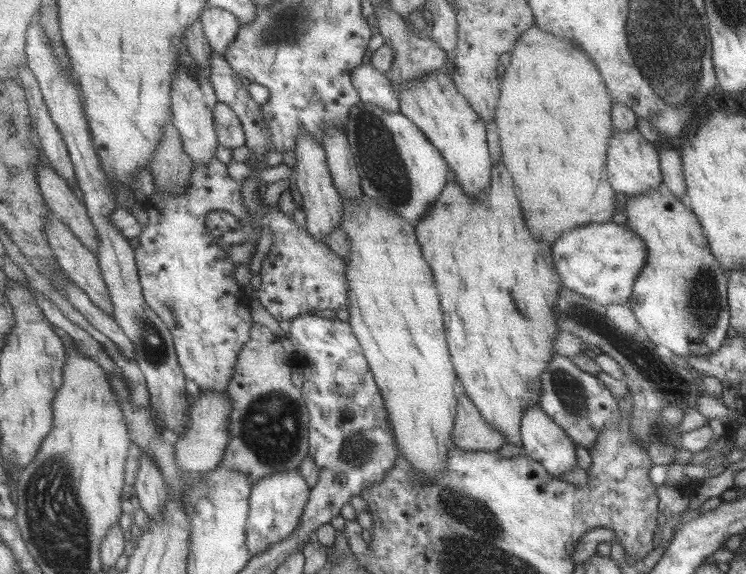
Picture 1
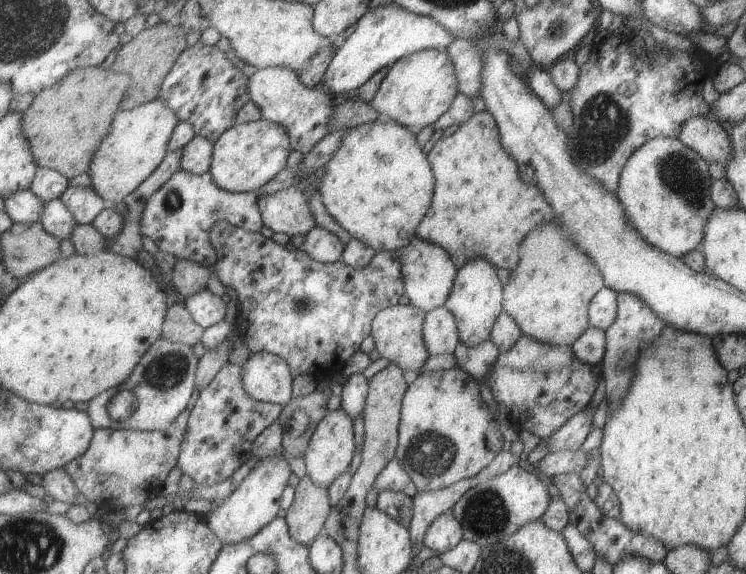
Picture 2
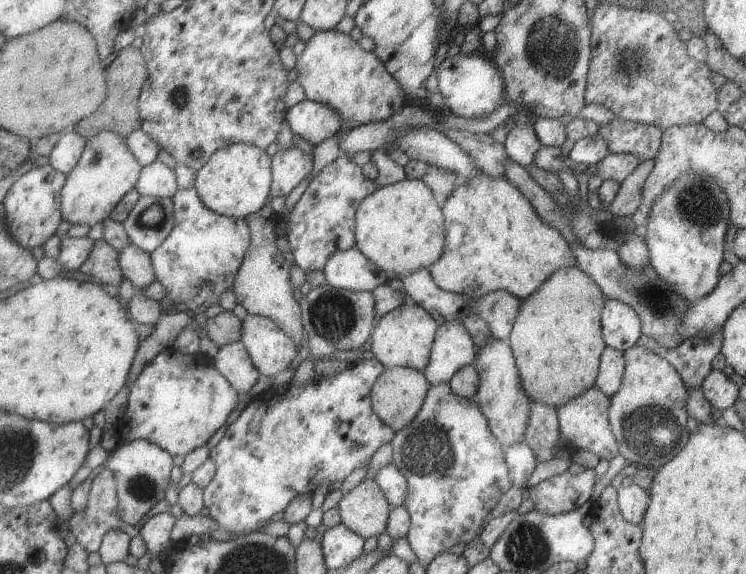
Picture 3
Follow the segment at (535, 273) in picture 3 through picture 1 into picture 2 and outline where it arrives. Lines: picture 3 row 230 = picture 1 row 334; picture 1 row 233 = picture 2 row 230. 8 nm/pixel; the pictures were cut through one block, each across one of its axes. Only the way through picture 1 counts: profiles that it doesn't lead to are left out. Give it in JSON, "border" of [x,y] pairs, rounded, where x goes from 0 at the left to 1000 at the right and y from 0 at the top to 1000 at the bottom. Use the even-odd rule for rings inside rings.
{"border":[[[650,192],[635,197],[614,221],[605,237],[591,239],[583,247],[572,268],[583,307],[583,333],[556,411],[594,432],[613,469],[626,453],[646,448],[661,465],[685,474],[692,467],[696,449],[693,436],[706,404],[720,390],[725,394],[739,387],[741,366],[720,324],[696,314],[694,287],[674,263],[666,220],[657,197]]]}

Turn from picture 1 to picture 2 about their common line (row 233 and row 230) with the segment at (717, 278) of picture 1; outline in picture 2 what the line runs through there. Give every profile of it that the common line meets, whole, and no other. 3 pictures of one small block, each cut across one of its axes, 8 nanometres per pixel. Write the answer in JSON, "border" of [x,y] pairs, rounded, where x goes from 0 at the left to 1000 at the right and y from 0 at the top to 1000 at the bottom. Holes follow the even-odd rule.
{"border":[[[879,239],[857,254],[835,289],[823,341],[840,389],[894,444],[914,449],[936,432],[942,397],[958,361],[950,343],[949,286],[909,242]]]}

